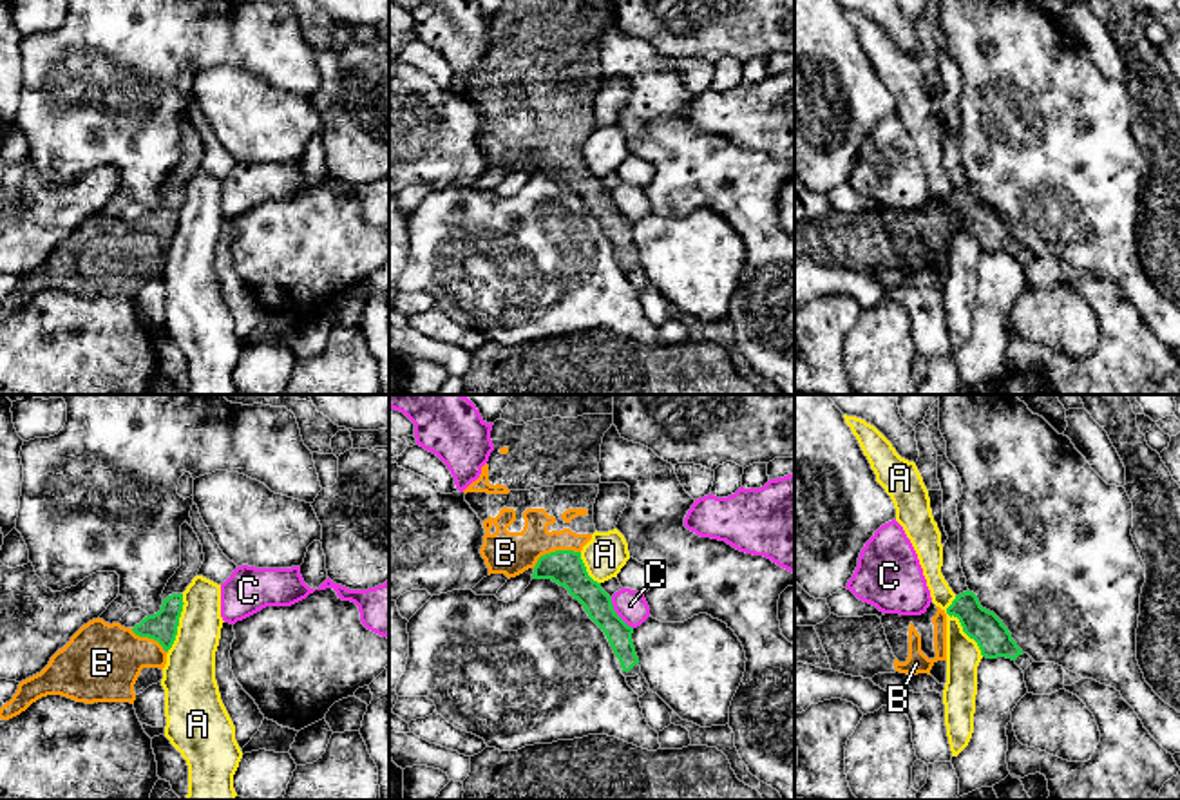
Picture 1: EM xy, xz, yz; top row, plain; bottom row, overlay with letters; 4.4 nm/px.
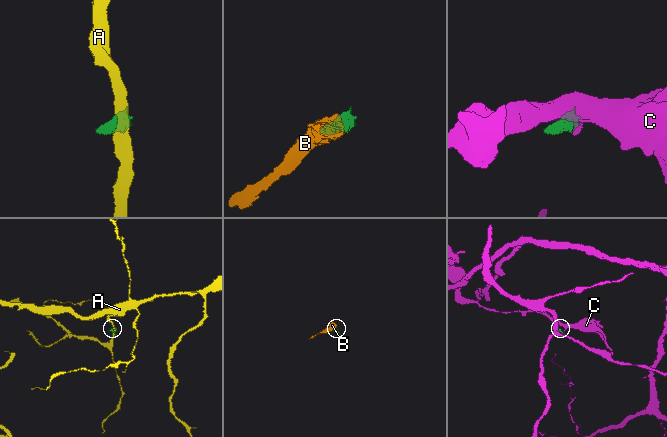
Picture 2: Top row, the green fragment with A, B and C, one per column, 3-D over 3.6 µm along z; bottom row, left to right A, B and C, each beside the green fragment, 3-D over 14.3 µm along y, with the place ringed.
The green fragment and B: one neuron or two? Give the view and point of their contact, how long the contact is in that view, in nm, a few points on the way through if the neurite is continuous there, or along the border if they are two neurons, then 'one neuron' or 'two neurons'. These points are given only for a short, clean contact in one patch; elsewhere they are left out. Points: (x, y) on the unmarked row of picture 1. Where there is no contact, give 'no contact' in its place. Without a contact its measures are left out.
xz (556, 145) | 220 nm | one neuron

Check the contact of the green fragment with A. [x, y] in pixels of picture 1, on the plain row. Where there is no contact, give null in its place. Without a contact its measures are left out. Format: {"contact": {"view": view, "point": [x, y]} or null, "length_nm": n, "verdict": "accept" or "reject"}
{"contact": {"view": "yz", "point": [961, 219]}, "length_nm": 300, "verdict": "reject"}

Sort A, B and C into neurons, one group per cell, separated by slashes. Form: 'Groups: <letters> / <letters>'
Groups: A / B / C

